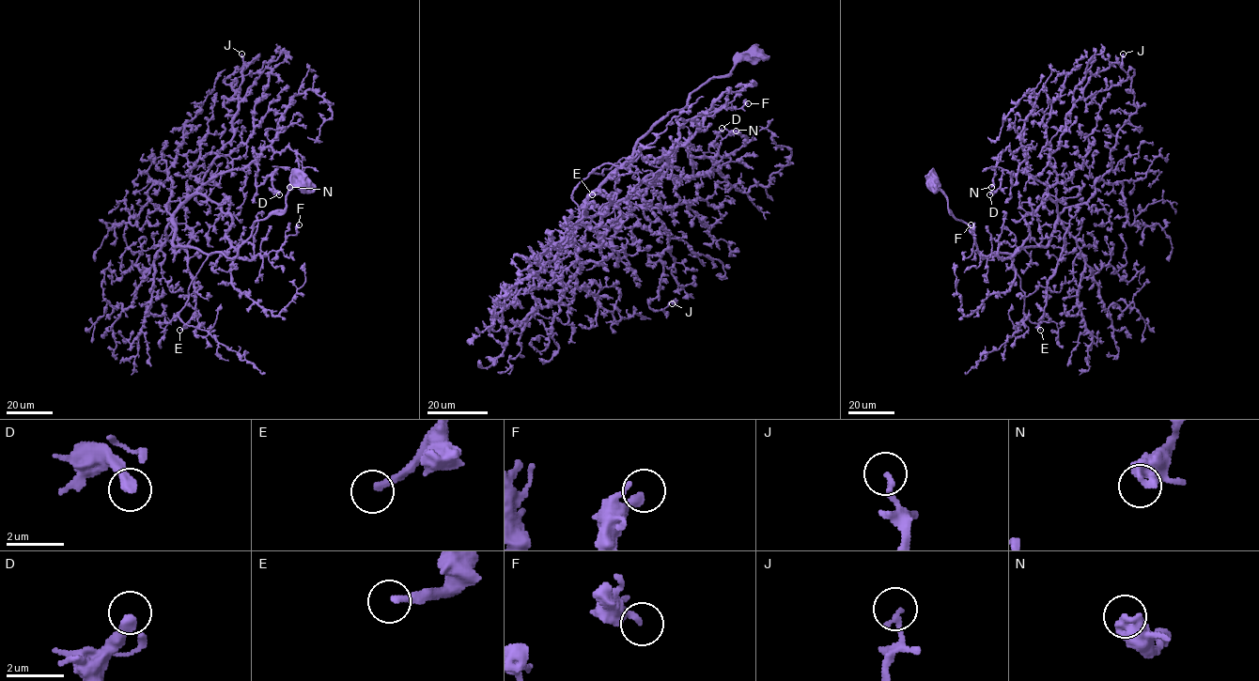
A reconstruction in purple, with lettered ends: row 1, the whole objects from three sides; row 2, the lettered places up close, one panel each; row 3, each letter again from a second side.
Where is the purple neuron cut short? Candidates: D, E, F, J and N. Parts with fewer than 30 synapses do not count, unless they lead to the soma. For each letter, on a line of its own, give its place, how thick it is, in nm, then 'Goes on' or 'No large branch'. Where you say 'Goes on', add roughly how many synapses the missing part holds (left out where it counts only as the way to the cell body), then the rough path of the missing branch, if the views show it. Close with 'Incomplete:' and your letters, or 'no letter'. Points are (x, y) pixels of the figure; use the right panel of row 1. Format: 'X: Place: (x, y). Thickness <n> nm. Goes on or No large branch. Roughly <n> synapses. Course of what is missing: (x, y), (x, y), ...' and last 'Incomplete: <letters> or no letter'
D: Place: (989, 194). Thickness 360 nm. Goes on. Roughly 50 synapses. Course of what is missing: (989, 194), (977, 215), (978, 220)
E: Place: (1040, 330). Thickness 240 nm. Goes on. Roughly 35 synapses. Course of what is missing: (1040, 330), (1039, 343), (1027, 354), (1027, 352)
F: Place: (971, 224). Thickness 260 nm. No large branch
J: Place: (1123, 54). Thickness 190 nm. No large branch
N: Place: (991, 187). Thickness 360 nm. No large branch
Incomplete: D, E

